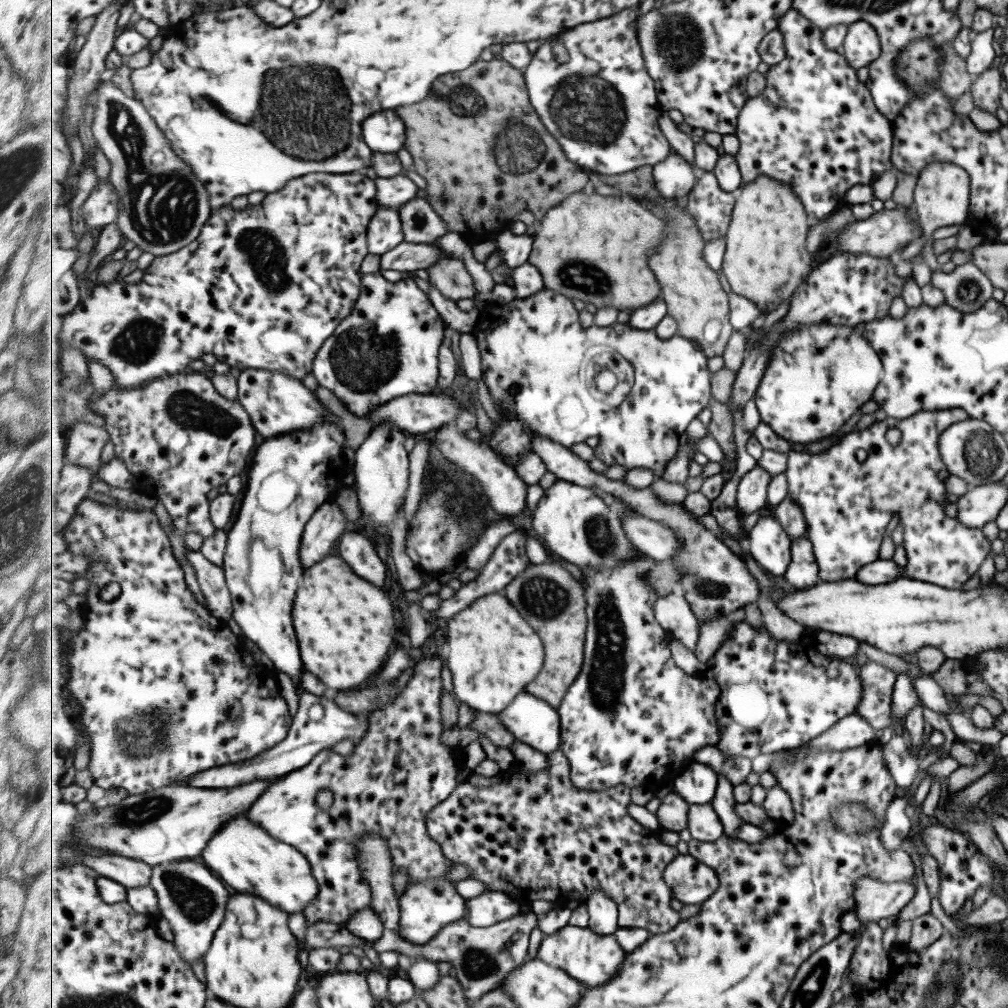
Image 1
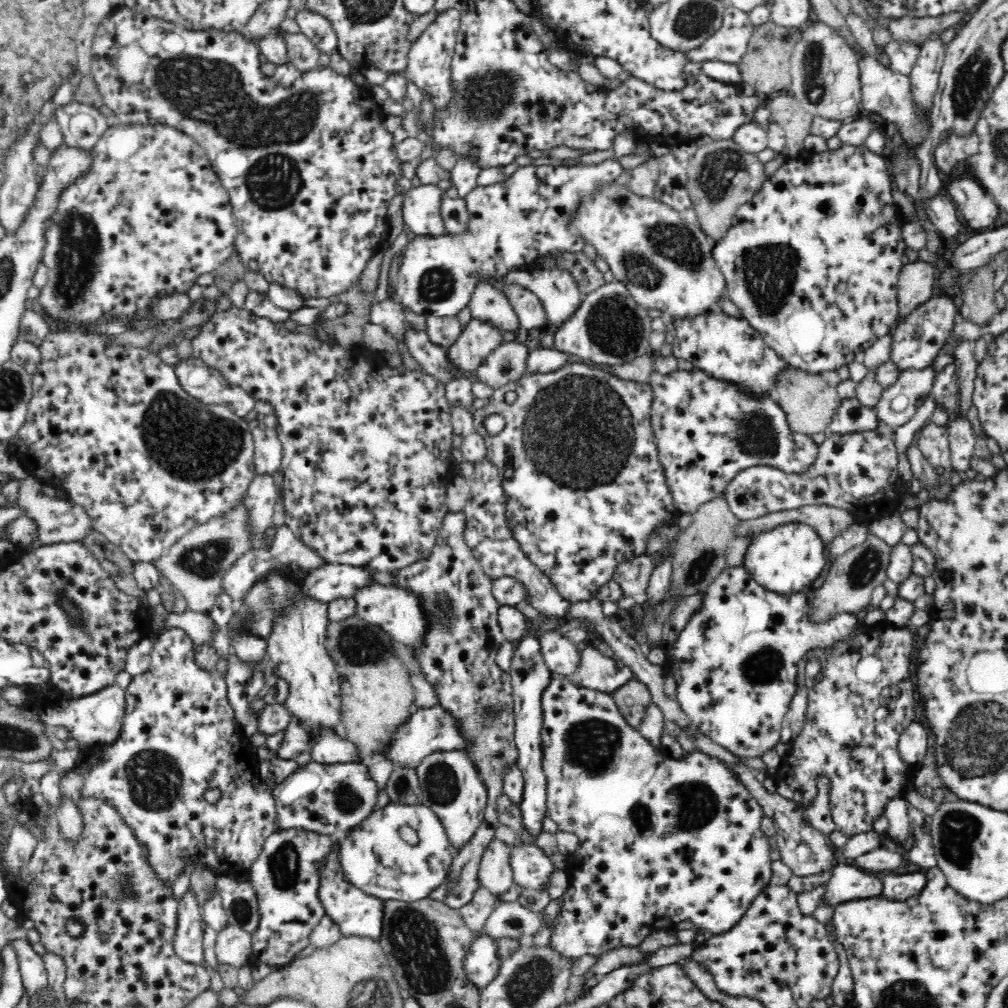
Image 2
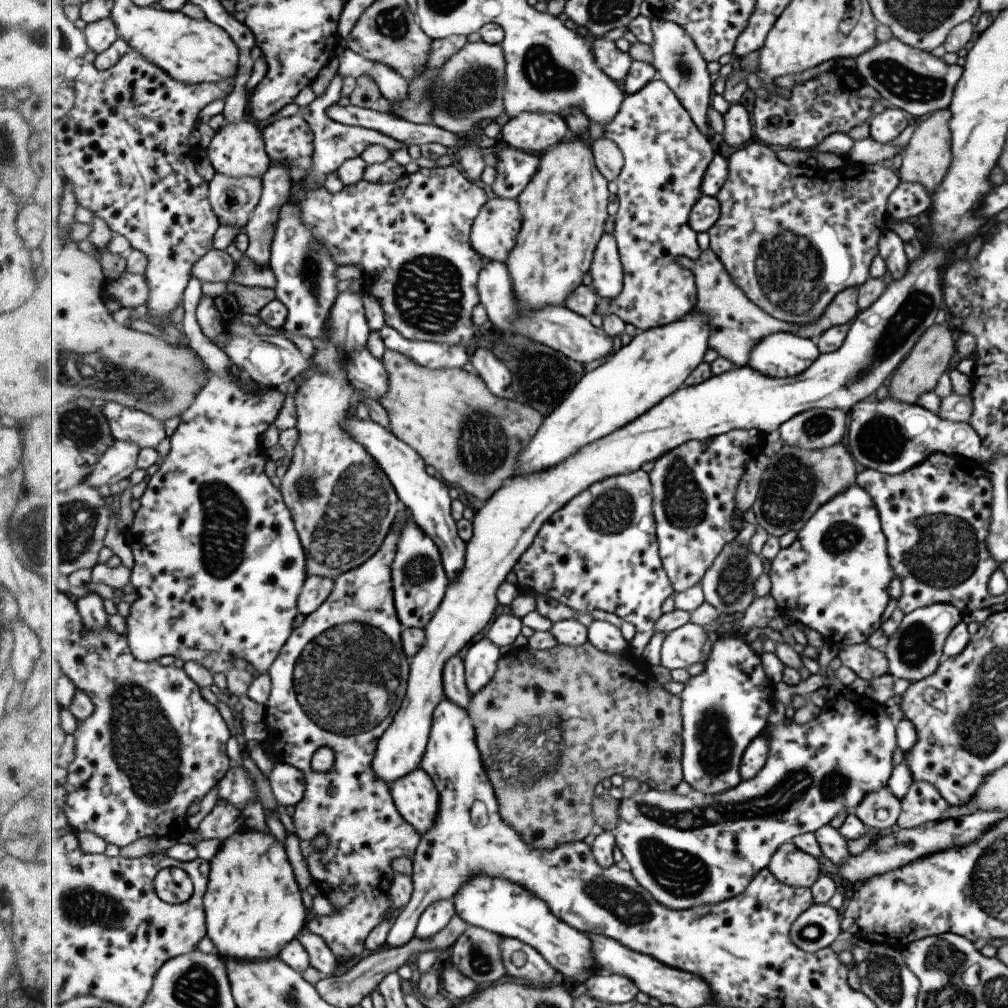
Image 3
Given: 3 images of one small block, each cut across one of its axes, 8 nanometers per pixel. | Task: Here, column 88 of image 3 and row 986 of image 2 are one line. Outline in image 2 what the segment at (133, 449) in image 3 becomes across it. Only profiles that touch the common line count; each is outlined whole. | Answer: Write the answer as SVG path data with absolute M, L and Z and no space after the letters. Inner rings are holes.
M482 935L470 946L464 960L464 969L468 979L482 988L496 978L500 963L496 942L491 937Z

